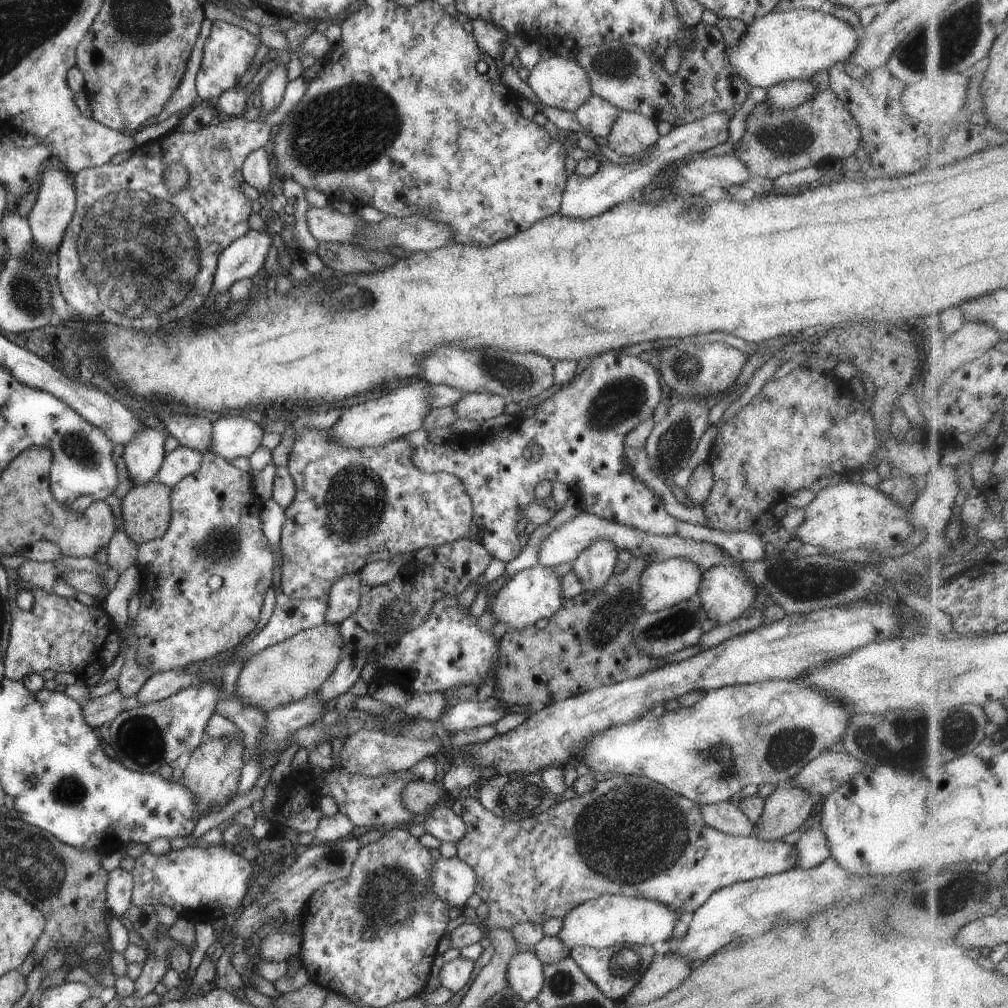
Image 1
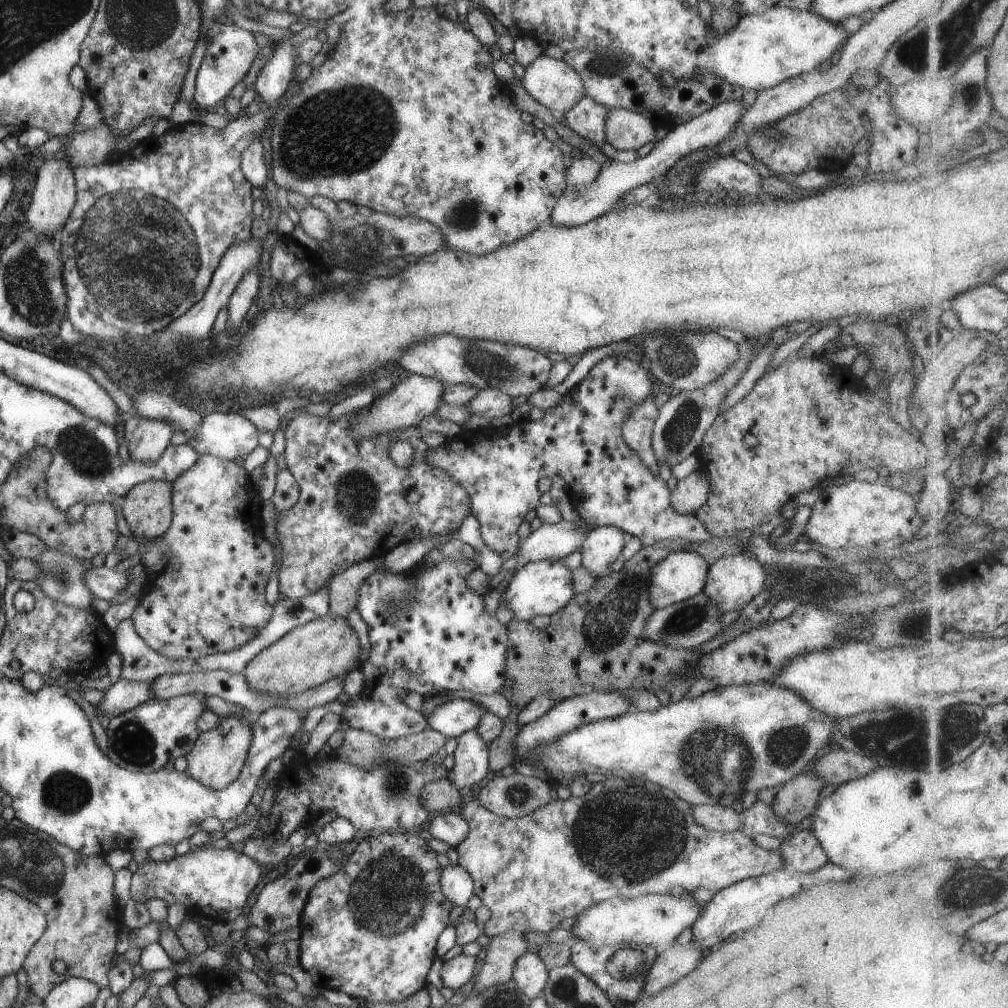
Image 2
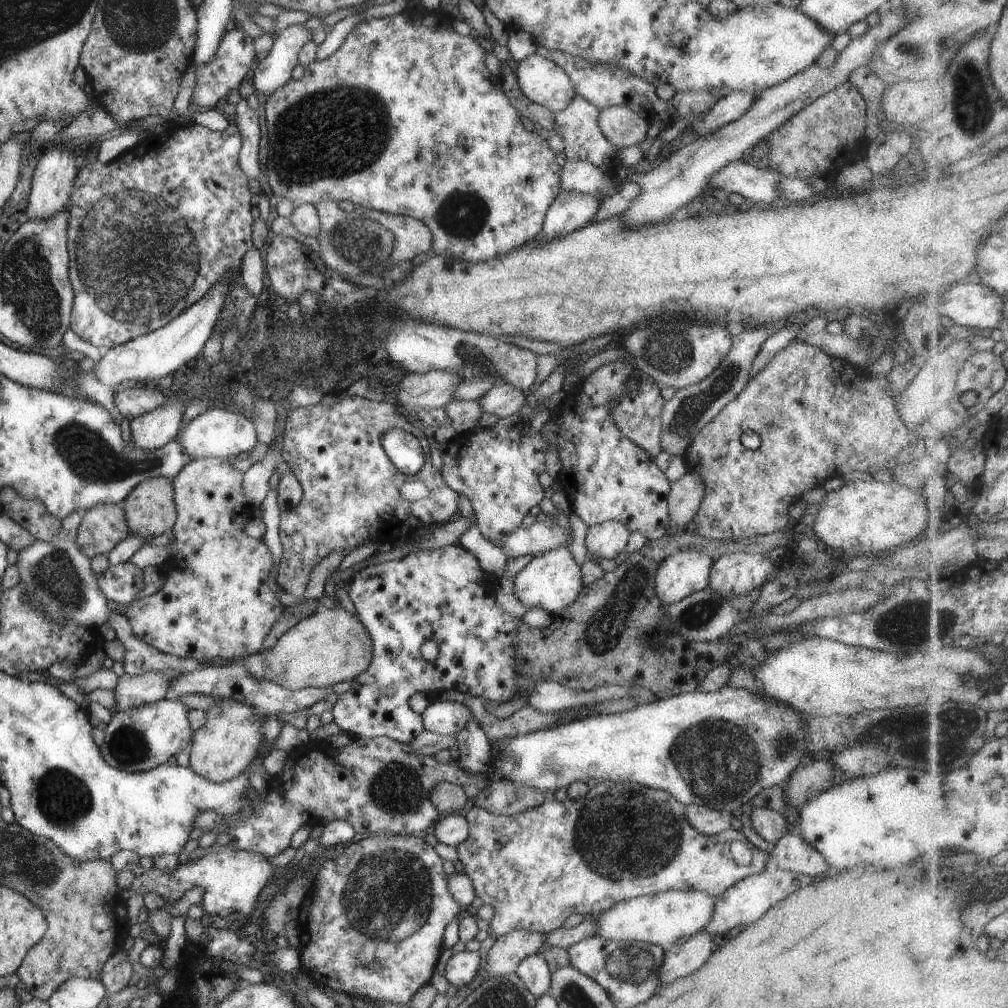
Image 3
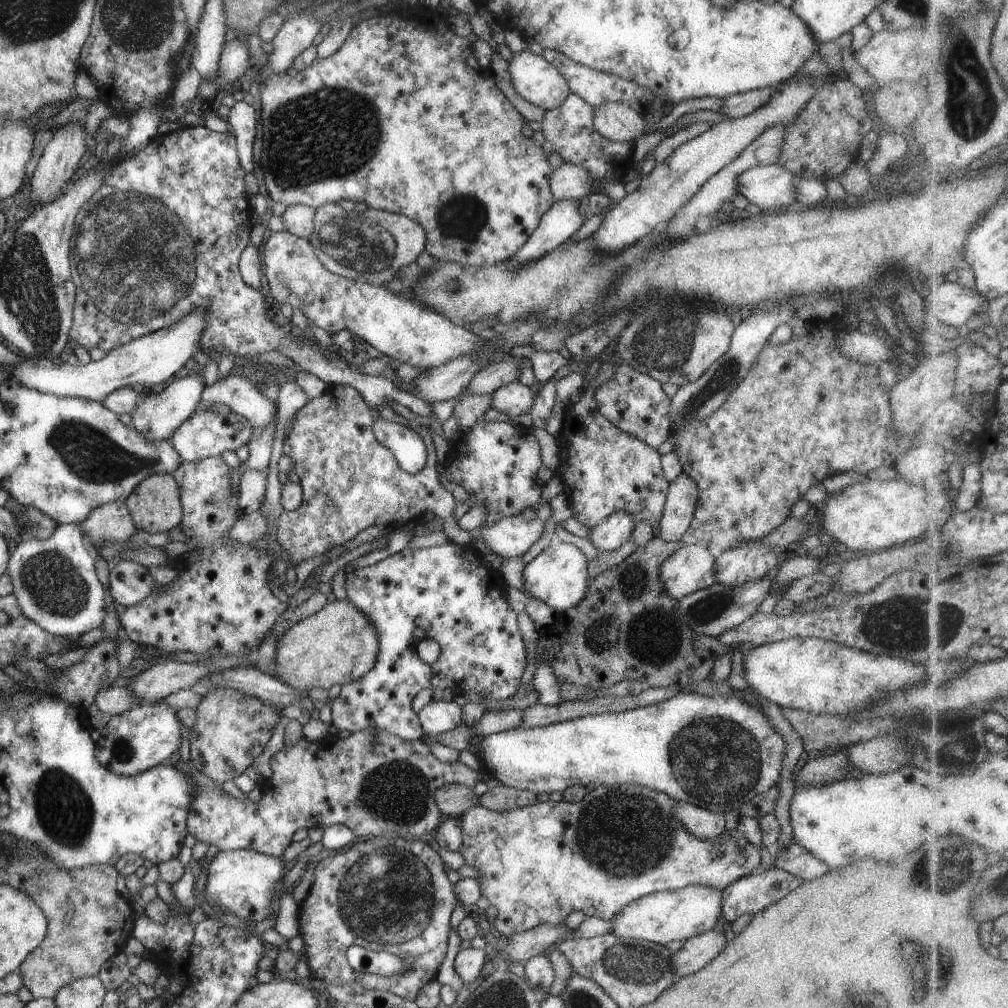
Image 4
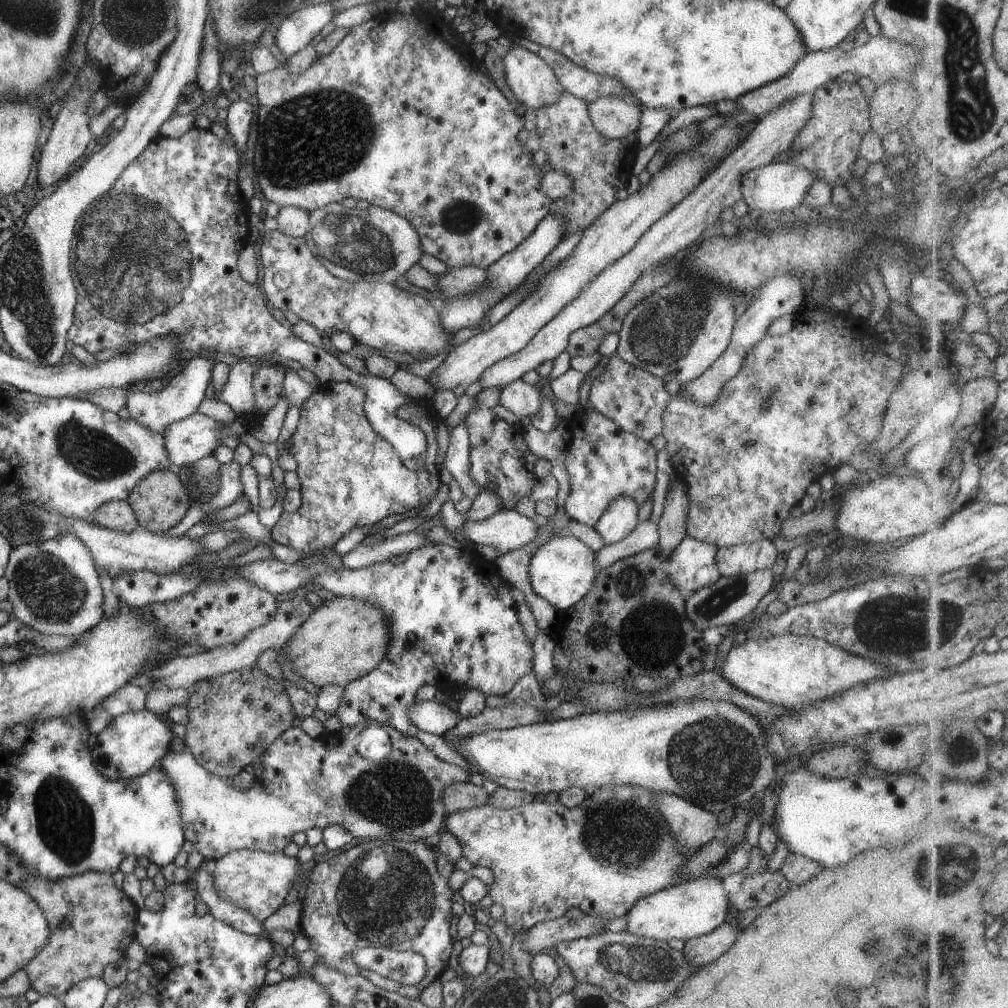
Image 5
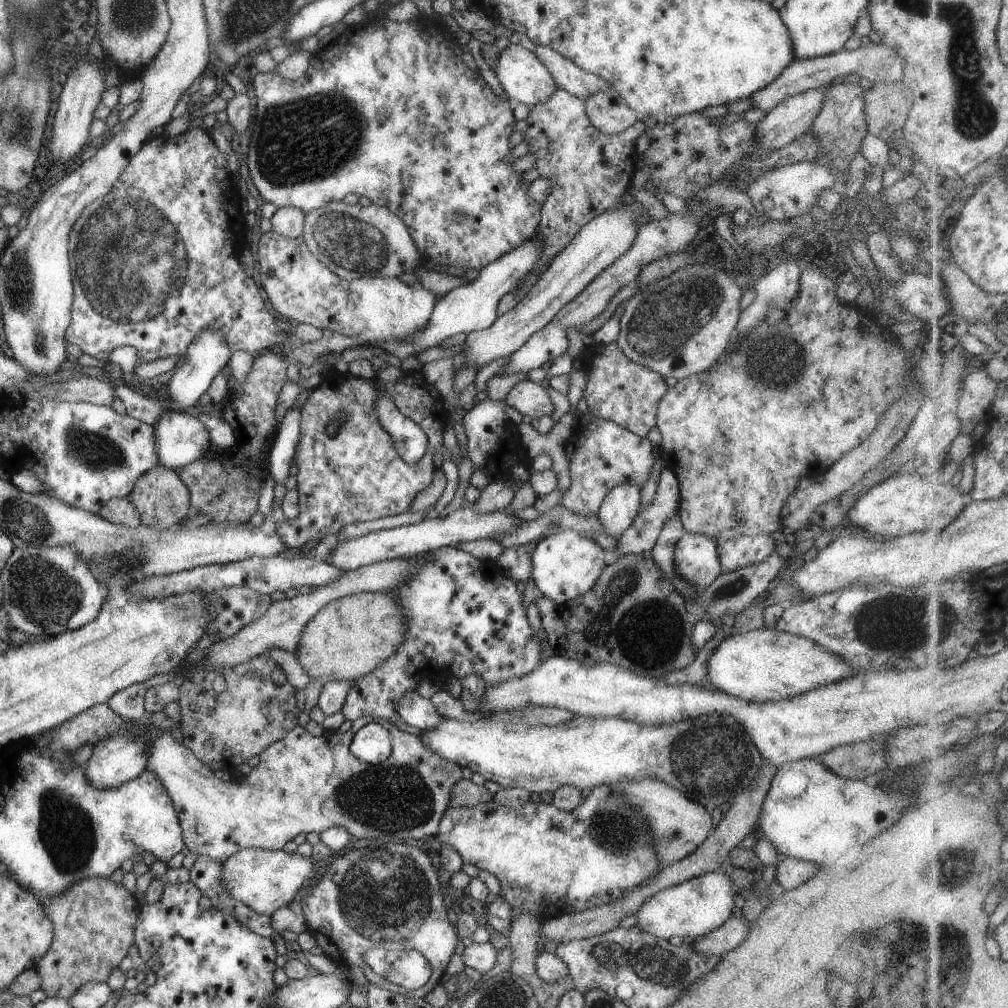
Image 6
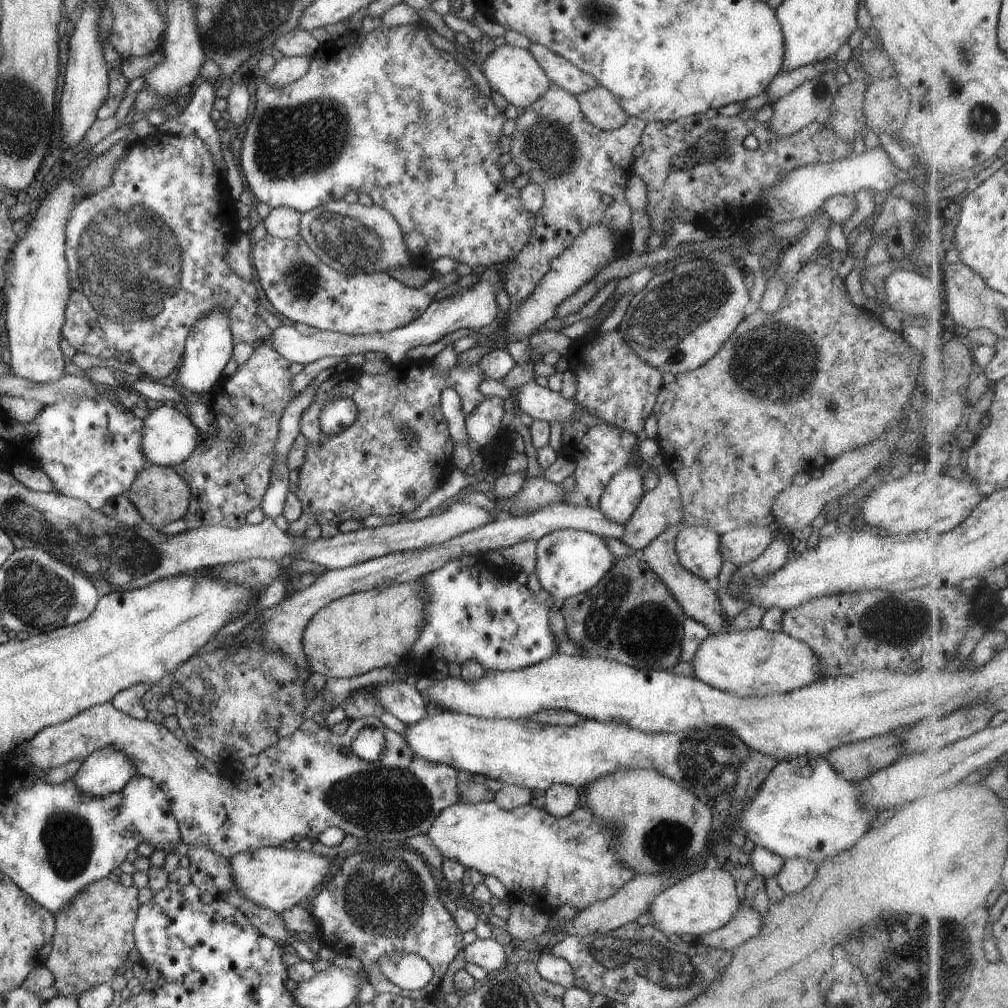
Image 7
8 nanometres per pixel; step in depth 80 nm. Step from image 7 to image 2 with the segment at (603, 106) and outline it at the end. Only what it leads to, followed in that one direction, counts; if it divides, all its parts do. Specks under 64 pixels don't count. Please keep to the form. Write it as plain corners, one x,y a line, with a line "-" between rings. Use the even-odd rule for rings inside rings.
609,109
604,124
604,139
615,150
634,150
647,142
655,142
655,129
644,116
627,109

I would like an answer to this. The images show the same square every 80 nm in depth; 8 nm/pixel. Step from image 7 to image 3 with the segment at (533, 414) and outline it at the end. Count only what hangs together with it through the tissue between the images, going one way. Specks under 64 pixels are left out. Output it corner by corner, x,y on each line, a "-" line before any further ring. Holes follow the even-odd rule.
503,383
493,384
478,398
478,403
482,412
494,414
499,419
516,414
525,402
525,393

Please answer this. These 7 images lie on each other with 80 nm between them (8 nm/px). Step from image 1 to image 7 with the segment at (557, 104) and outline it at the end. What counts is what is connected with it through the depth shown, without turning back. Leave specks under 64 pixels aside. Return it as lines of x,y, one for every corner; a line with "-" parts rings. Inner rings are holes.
504,44
495,48
483,60
482,66
479,67
480,71
484,74
491,90
498,92
505,98
511,112
522,110
535,102
551,84
548,76
528,50

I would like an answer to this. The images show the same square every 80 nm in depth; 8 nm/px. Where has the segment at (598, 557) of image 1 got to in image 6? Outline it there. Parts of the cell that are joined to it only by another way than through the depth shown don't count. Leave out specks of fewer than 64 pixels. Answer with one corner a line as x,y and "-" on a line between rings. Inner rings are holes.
629,483
615,485
596,512
602,532
617,538
634,521
639,507
639,487

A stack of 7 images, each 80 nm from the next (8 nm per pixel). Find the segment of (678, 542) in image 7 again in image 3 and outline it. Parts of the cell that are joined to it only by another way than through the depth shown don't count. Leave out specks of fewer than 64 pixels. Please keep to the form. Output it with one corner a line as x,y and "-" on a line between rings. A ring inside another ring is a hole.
691,549
666,556
655,573
657,598
668,605
704,589
708,586
712,562
708,554

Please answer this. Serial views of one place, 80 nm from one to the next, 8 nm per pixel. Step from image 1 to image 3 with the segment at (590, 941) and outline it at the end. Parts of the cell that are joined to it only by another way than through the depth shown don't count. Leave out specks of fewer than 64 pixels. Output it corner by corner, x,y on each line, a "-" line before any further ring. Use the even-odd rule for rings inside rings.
671,889
633,897
619,901
606,911
596,914
593,917
595,923
593,935
615,942
641,941
664,949
673,945
681,936
687,938
701,932
711,918
713,905
714,897
695,889
684,891

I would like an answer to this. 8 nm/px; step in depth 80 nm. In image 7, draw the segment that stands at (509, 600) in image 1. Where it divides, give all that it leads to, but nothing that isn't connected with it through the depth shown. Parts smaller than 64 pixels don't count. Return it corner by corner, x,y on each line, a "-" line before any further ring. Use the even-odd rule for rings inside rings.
559,529
536,540
534,573
544,592
560,603
597,584
611,568
613,557
600,536
575,529

